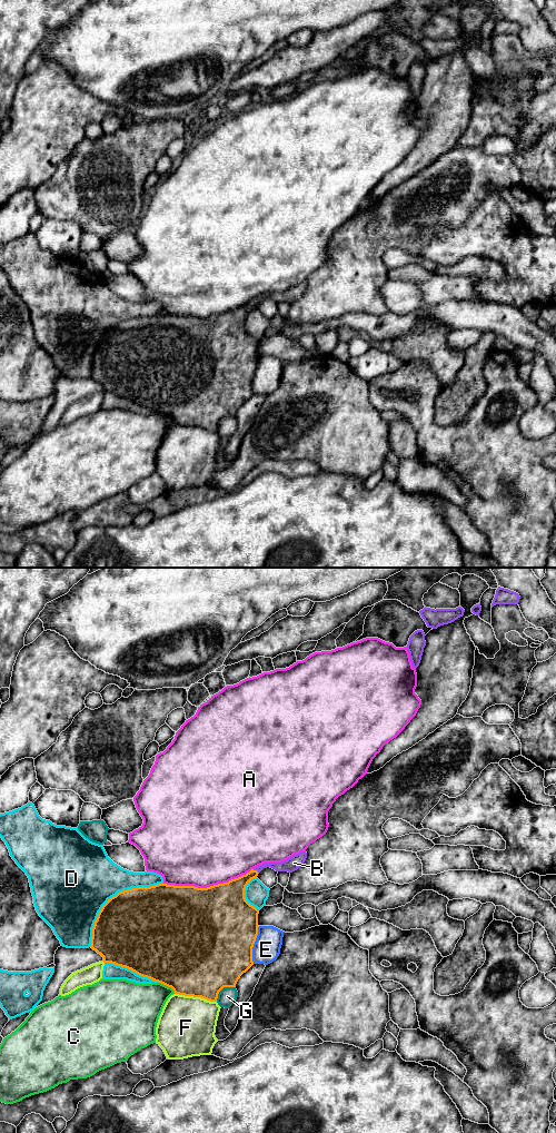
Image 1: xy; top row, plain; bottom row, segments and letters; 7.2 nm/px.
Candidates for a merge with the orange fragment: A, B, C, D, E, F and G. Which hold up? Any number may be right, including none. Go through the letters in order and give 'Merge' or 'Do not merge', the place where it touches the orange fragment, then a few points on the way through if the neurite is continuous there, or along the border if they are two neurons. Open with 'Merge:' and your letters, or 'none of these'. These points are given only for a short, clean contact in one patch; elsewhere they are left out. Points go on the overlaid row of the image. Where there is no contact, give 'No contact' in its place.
Merge: B
A: Do not merge. Touches orange at xy (208, 887)
B: Merge. Touches orange at xy (256, 870). Path across: xy (231, 895), (256, 870), (265, 865), (289, 865)
C: Do not merge. Touches orange at xy (167, 985)
D: Do not merge. Touches orange at xy (113, 896)
E: Do not merge. Touches orange at xy (252, 945)
F: Do not merge. Touches orange at xy (196, 996)
G: Do not merge. Touches orange at xy (221, 988)

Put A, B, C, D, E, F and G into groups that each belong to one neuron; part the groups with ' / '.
A / B / C / D / E / F / G

